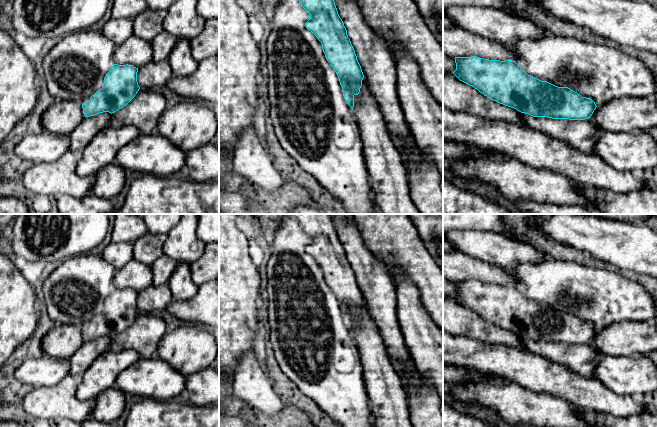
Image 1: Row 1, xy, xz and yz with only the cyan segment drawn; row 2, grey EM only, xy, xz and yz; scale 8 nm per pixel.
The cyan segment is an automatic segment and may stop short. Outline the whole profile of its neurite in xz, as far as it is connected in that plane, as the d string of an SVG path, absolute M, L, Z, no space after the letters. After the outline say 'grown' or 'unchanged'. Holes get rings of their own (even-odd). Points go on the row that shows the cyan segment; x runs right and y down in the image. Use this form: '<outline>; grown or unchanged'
M298 0L301 6L310 14L305 26L321 42L327 61L336 72L343 96L347 104L353 109L354 96L358 95L364 78L361 66L357 60L355 50L347 35L347 30L340 18L334 0Z; unchanged

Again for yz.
M477 56L455 57L453 74L462 82L474 87L493 101L529 114L533 117L585 120L596 109L595 102L582 97L568 87L558 87L528 75L515 61L489 60Z; unchanged

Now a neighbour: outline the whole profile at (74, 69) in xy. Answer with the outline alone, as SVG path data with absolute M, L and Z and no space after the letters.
M91 29L61 38L43 59L43 80L55 100L83 104L99 91L113 63L115 44Z

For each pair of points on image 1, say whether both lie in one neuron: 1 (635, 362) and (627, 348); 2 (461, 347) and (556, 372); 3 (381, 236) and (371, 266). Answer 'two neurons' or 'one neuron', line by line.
1: two neurons
2: one neuron
3: two neurons

